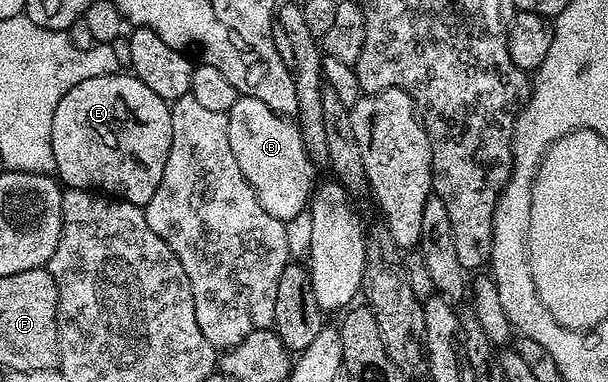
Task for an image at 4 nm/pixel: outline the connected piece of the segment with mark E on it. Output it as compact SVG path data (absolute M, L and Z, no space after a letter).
M127 71L85 79L65 93L61 103L57 103L57 111L53 111L51 142L55 173L67 189L91 191L98 187L118 200L145 207L149 199L153 199L161 175L165 175L165 159L169 159L169 147L173 143L171 105L163 101L161 95L153 95L141 79Z

